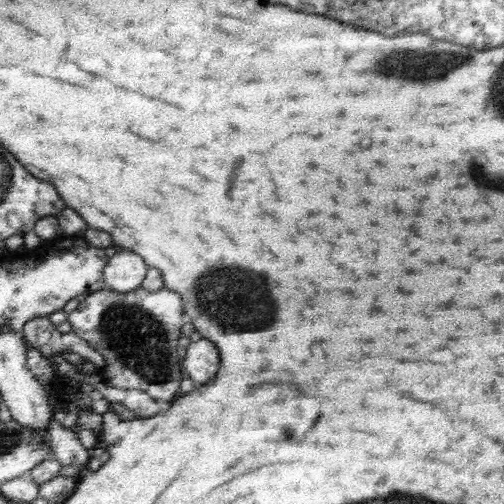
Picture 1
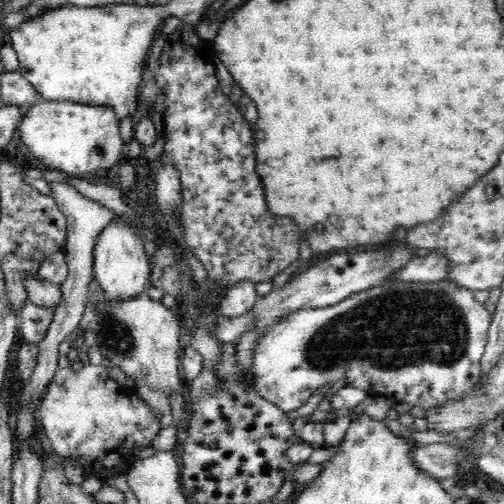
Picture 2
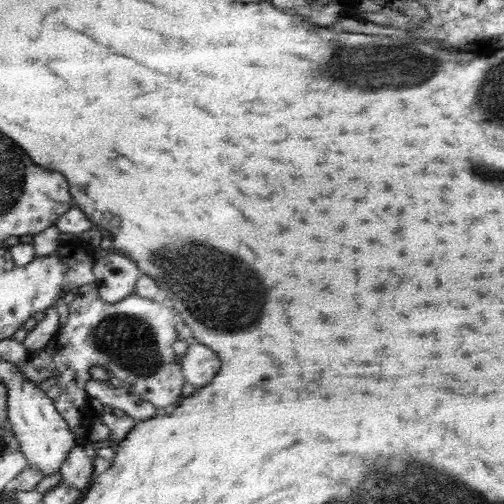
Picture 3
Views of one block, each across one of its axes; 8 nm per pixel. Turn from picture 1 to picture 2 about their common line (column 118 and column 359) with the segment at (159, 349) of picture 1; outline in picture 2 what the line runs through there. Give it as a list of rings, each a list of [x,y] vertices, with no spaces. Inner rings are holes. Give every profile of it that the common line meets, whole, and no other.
[[[384,280],[370,290],[356,292],[332,308],[300,310],[274,326],[274,330],[266,332],[256,350],[254,386],[262,398],[290,414],[308,404],[318,388],[336,384],[346,378],[346,372],[350,370],[350,384],[362,386],[368,396],[422,406],[428,412],[434,406],[442,406],[446,400],[462,398],[480,382],[484,374],[482,358],[490,340],[488,332],[492,322],[494,314],[474,300],[472,290],[456,288],[446,282],[402,284]]]

